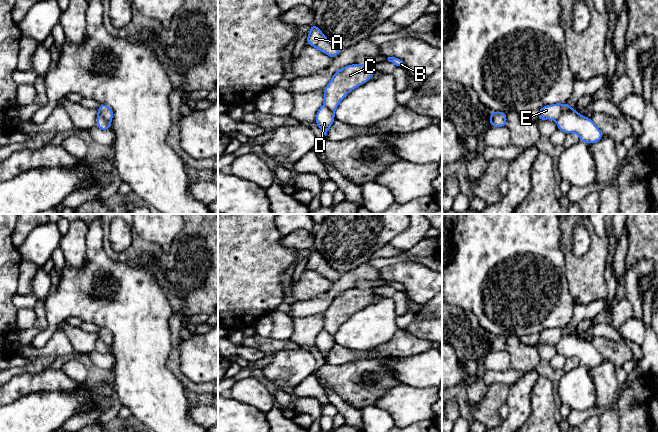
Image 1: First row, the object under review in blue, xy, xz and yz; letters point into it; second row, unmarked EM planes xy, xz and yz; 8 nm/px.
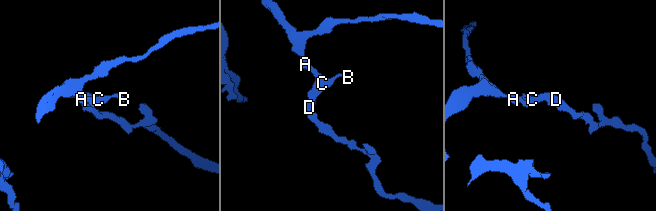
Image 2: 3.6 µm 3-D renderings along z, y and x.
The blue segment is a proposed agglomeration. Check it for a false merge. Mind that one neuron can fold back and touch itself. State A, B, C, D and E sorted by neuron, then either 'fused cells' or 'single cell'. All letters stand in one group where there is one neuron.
A B C E / D; fused cells

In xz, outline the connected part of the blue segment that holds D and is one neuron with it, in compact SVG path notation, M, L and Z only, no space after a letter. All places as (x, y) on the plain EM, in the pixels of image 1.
M322 330L316 337L316 347L322 354L324 359L327 359L329 352L335 344L334 336L330 335L327 331Z

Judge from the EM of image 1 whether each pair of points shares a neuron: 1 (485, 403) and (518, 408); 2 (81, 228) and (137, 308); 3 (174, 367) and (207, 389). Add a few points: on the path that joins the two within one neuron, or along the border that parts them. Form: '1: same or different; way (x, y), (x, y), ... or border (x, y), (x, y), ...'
1: different; border (510, 386), (505, 403)
2: different; border (88, 226), (86, 258)
3: same; way (181, 376), (191, 386), (198, 388)

